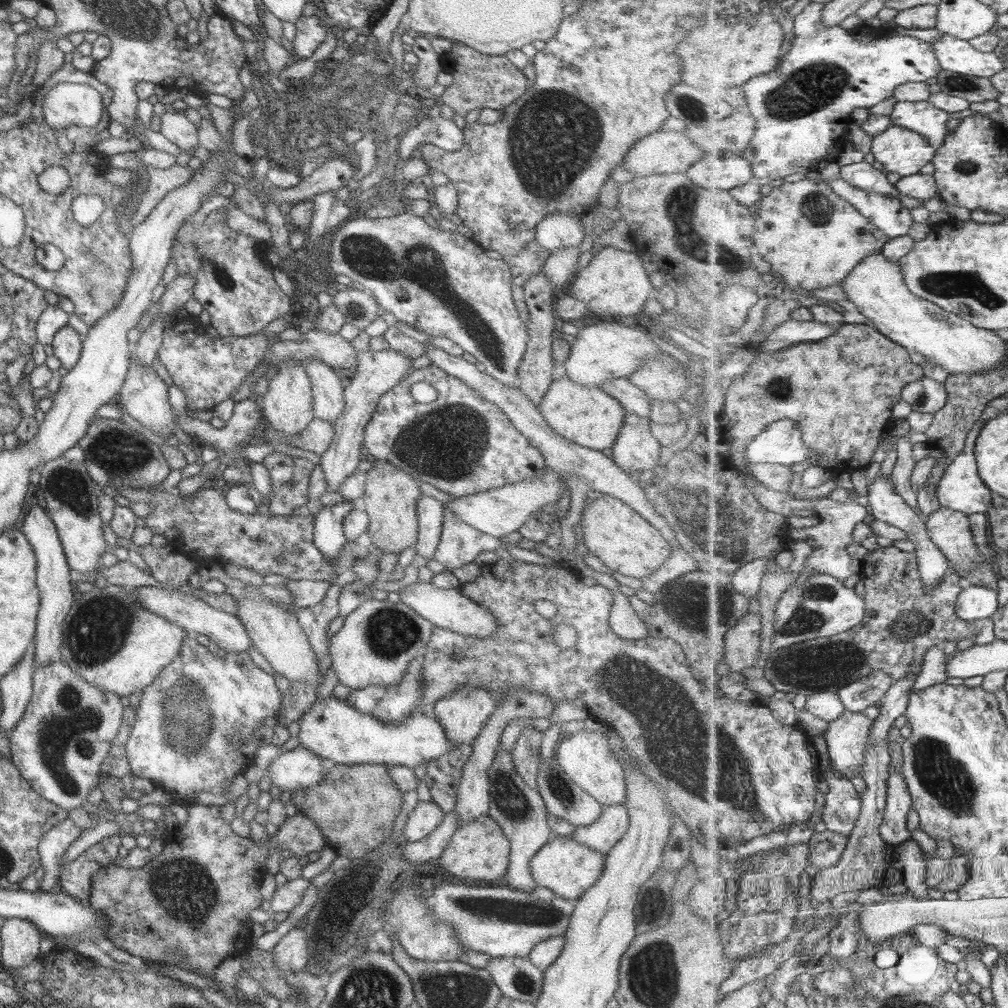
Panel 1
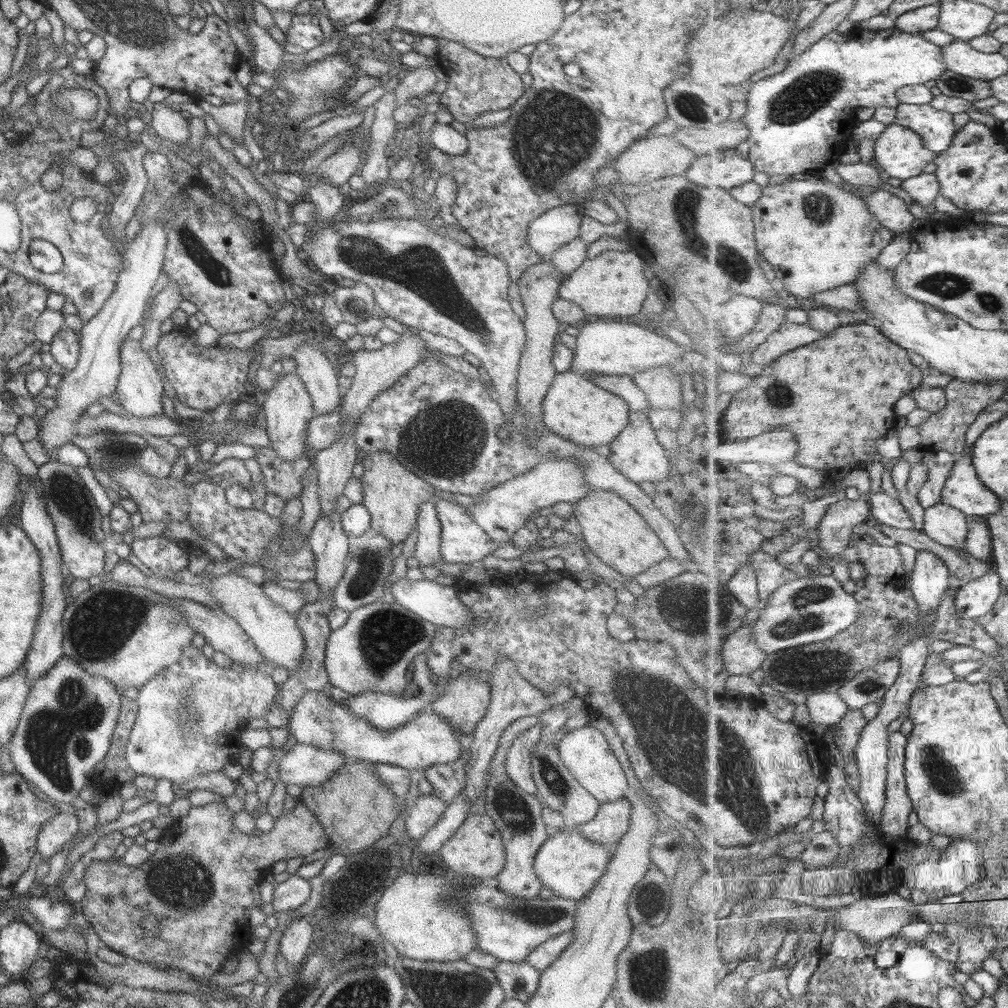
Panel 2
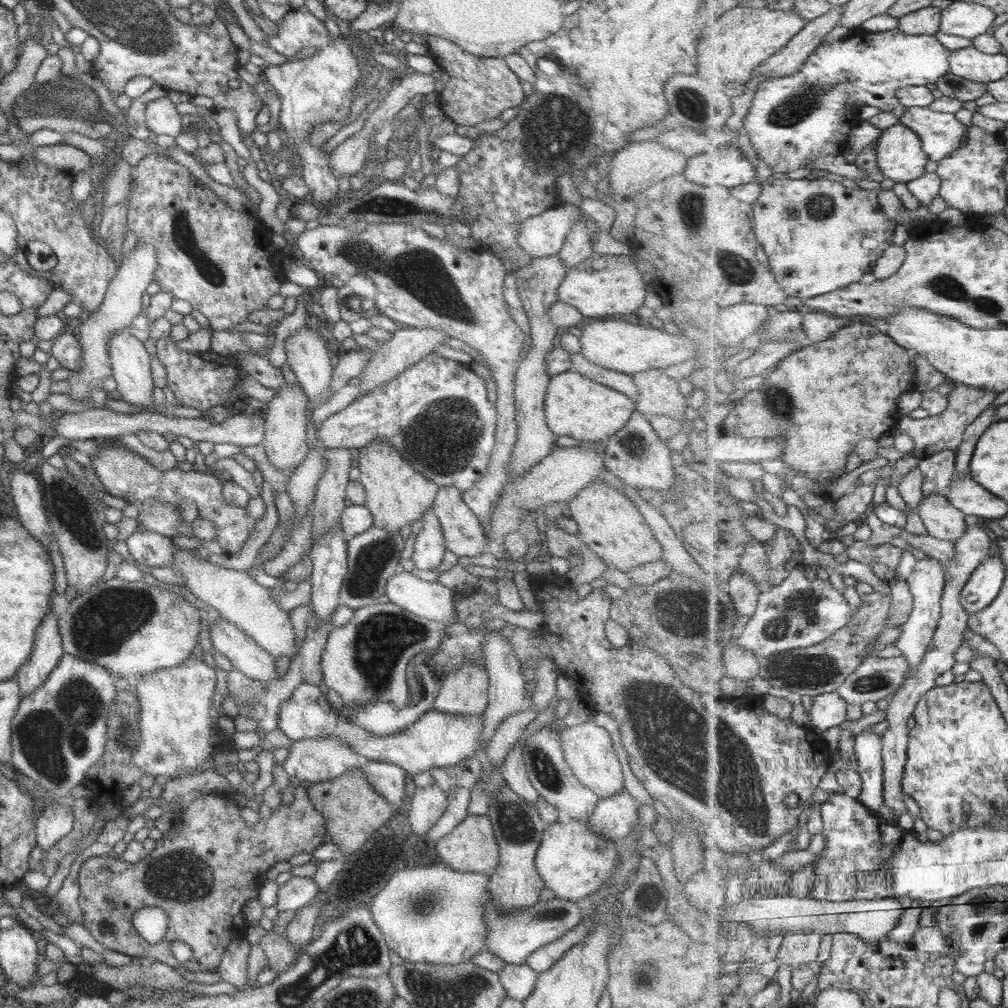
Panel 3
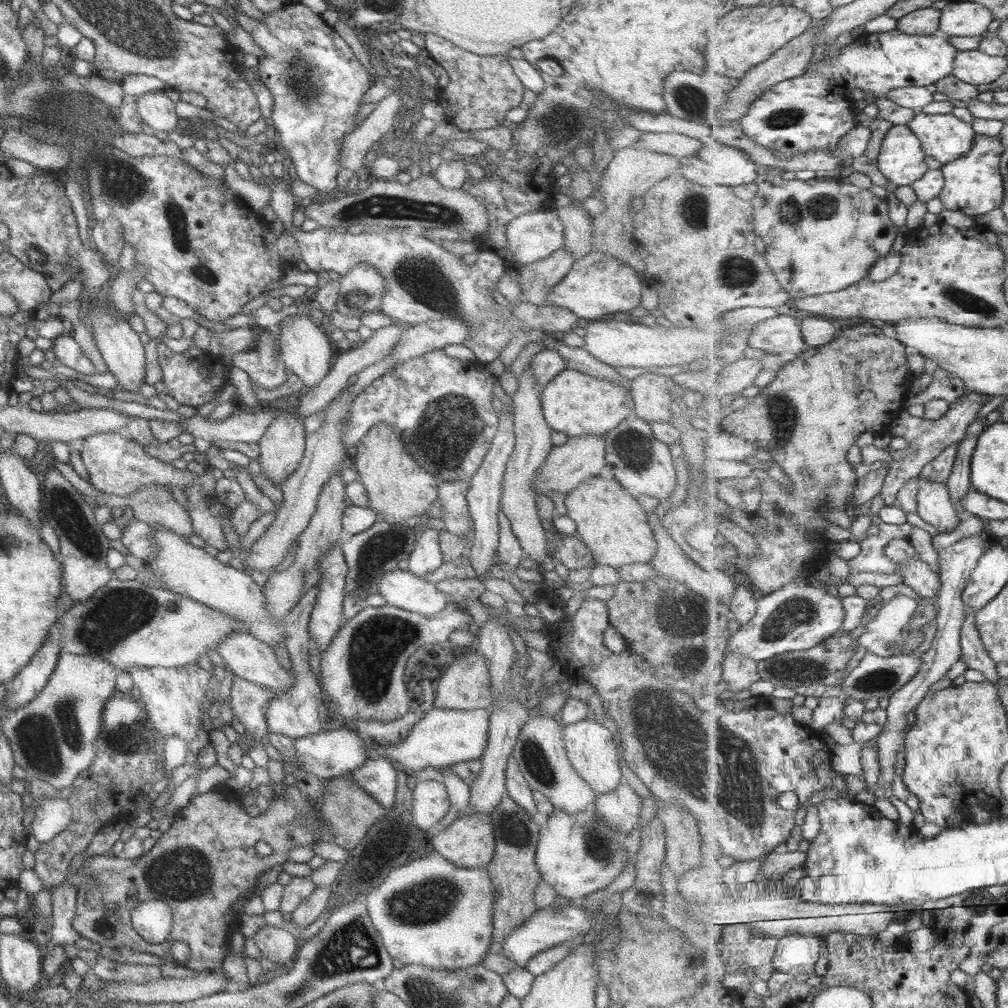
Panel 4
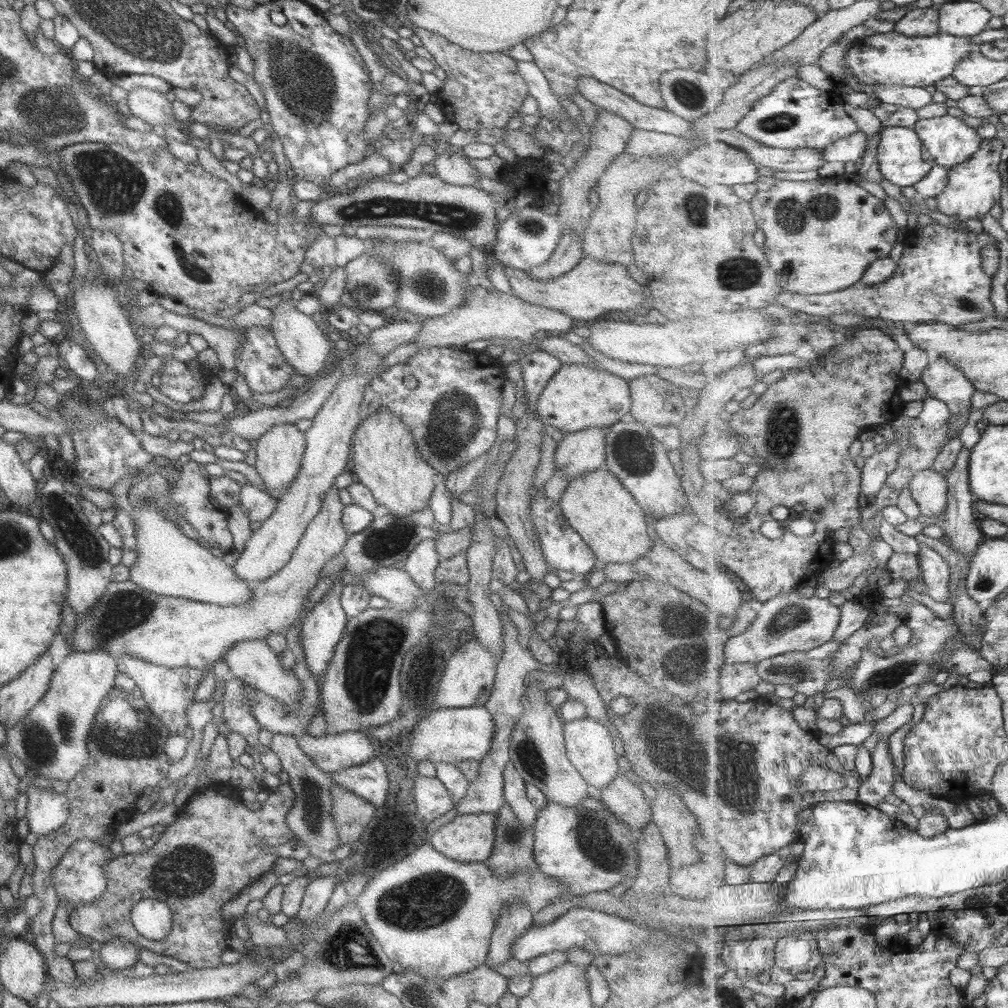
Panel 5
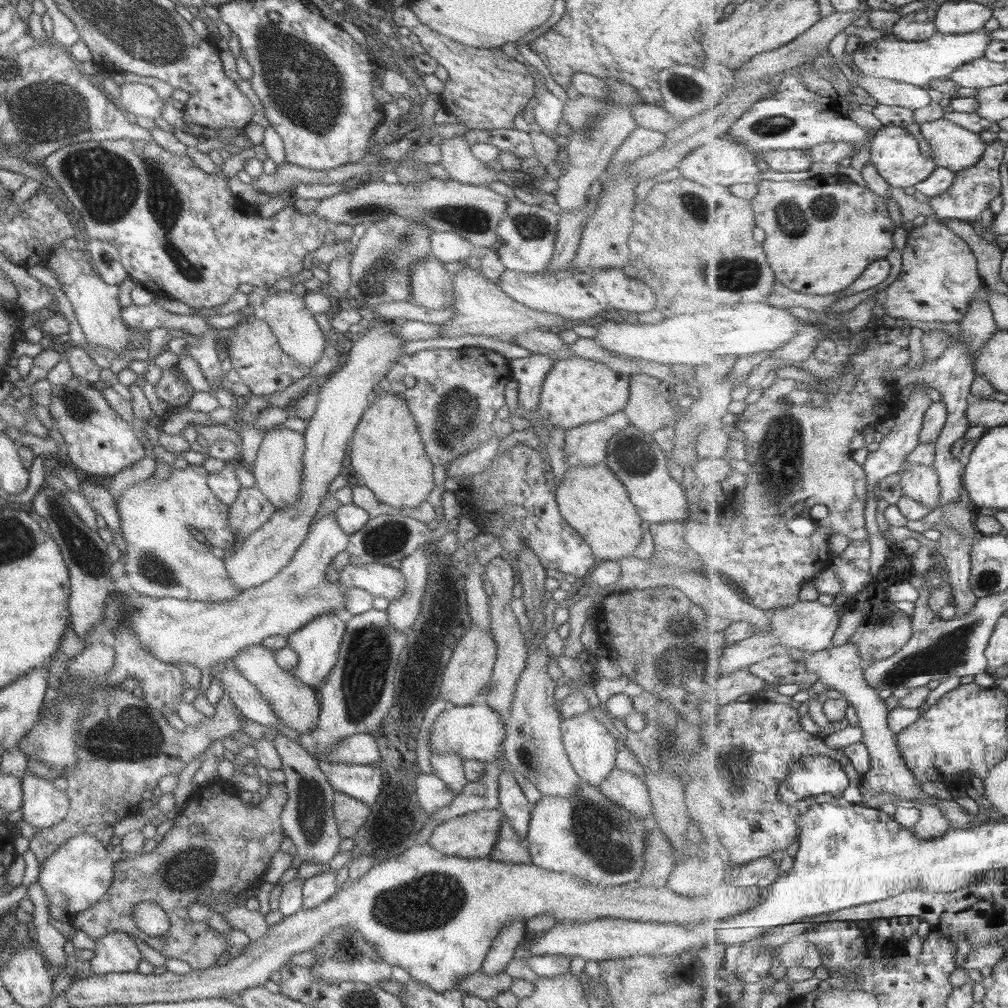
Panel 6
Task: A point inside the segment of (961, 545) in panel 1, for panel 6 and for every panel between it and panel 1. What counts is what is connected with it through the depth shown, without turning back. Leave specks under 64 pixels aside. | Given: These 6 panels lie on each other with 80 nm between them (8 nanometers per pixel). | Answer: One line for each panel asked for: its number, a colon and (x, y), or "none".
2: (948, 526)
3: (944, 521)
4: (936, 507)
5: (929, 488)
6: (922, 483)

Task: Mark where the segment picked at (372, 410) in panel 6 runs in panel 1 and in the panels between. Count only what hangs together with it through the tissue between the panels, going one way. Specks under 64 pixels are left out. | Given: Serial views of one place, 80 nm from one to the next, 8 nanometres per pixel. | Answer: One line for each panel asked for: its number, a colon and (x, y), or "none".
1: (389, 498)
2: (391, 494)
3: (395, 495)
4: (396, 488)
5: (384, 459)

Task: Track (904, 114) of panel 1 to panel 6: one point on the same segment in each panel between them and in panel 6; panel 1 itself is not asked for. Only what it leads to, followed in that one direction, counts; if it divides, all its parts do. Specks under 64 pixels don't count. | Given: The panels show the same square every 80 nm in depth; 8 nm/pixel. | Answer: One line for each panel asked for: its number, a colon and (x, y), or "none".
2: (936, 126)
3: (941, 133)
4: (944, 137)
5: (951, 141)
6: (954, 147)

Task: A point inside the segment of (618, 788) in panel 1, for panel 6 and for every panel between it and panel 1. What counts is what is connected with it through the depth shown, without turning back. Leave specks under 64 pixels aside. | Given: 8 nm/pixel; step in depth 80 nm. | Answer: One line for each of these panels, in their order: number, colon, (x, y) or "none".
2: (584, 753)
3: (587, 751)
4: (589, 749)
5: (588, 745)
6: (589, 743)

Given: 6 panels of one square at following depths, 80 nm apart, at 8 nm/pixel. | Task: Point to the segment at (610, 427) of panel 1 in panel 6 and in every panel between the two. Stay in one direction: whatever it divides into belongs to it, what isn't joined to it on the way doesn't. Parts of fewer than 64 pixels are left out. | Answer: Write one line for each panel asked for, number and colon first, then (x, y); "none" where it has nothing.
2: (576, 409)
3: (574, 406)
4: (575, 404)
5: (576, 397)
6: (575, 391)

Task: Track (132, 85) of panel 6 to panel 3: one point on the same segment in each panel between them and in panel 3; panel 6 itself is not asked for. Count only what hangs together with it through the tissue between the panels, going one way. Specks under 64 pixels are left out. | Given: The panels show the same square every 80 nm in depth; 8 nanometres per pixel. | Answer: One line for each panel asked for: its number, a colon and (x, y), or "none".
3: (160, 117)
4: (156, 110)
5: (151, 107)

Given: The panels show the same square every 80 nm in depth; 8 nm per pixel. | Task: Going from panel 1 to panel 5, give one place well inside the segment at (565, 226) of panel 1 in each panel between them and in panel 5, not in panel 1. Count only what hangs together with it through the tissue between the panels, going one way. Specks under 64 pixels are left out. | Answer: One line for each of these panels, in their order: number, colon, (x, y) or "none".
2: (555, 227)
3: (540, 236)
4: (531, 237)
5: (524, 239)

